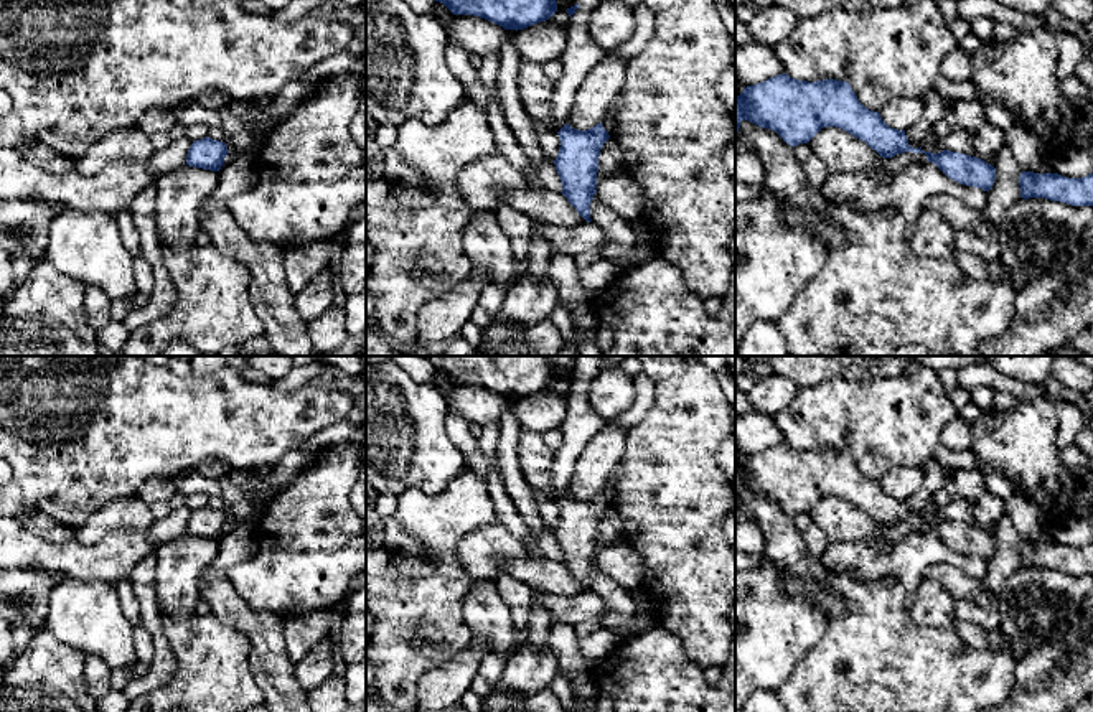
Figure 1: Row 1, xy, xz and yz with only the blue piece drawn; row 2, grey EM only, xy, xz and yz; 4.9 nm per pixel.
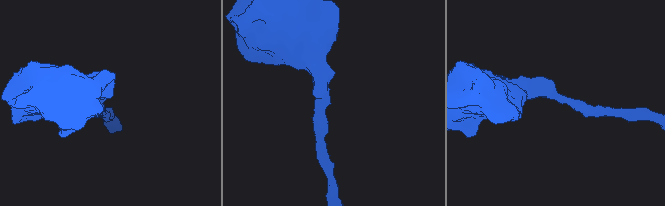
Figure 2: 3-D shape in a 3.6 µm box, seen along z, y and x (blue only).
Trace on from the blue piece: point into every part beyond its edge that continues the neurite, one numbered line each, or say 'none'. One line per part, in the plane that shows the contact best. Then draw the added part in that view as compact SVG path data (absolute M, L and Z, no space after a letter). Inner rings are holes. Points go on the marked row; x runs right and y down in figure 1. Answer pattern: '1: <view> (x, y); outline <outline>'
none

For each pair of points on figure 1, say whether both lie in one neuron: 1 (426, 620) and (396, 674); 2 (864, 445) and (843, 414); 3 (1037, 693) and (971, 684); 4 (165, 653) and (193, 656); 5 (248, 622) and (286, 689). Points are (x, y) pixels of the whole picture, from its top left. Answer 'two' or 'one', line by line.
1: one
2: one
3: two
4: two
5: one

